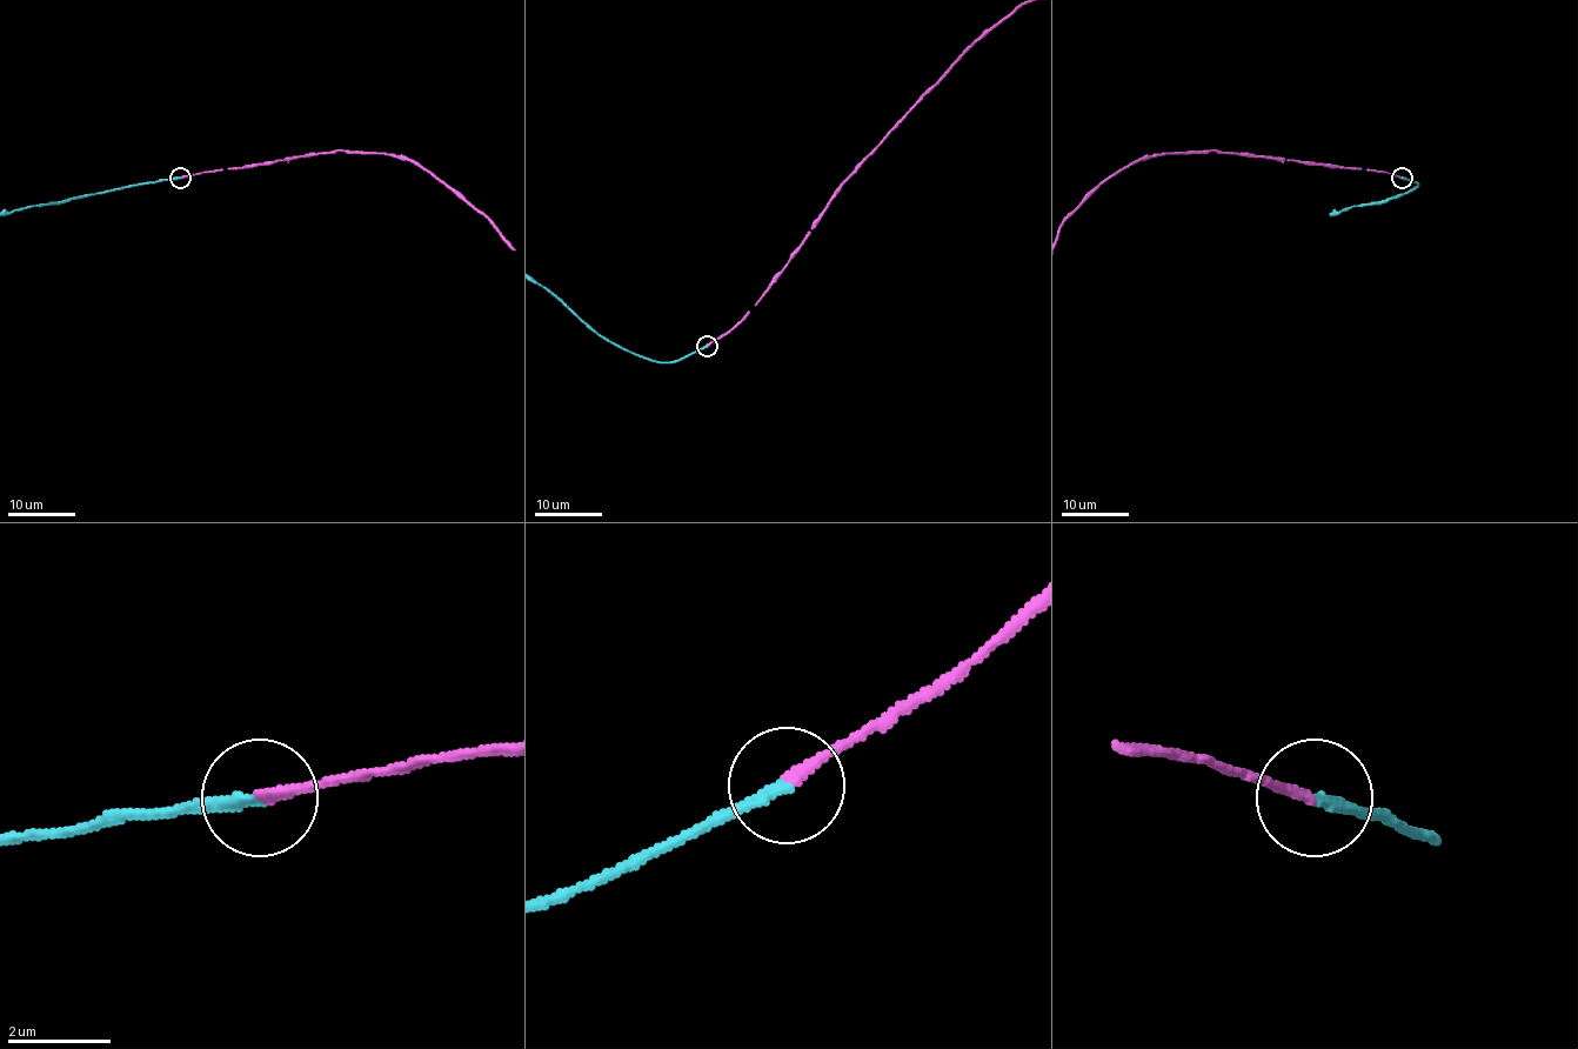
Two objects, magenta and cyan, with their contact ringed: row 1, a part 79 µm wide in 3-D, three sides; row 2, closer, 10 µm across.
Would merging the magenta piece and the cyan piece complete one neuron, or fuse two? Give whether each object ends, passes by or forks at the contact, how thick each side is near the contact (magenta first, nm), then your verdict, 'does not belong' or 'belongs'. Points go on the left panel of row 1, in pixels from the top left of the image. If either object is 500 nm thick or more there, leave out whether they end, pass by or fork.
magenta ends there; cyan ends there; 190 nm thick on the magenta side, 190 nm on the other; belongs

